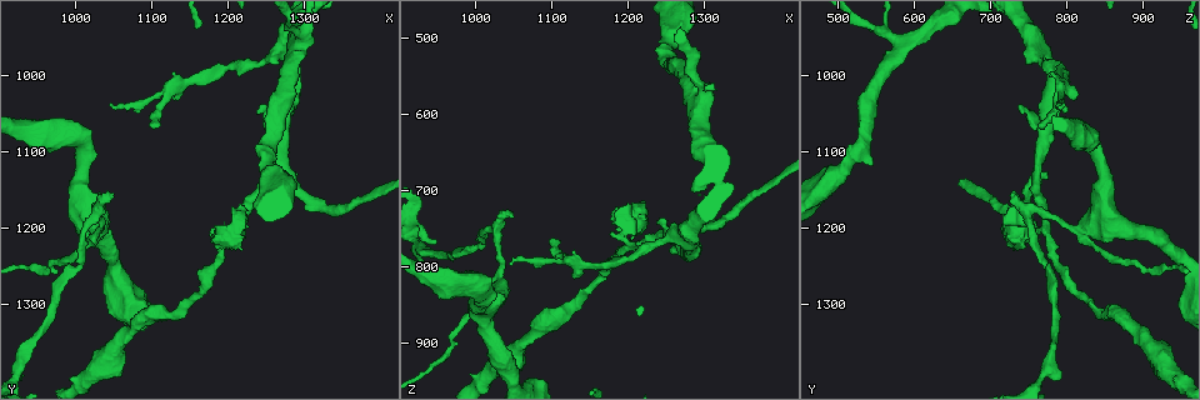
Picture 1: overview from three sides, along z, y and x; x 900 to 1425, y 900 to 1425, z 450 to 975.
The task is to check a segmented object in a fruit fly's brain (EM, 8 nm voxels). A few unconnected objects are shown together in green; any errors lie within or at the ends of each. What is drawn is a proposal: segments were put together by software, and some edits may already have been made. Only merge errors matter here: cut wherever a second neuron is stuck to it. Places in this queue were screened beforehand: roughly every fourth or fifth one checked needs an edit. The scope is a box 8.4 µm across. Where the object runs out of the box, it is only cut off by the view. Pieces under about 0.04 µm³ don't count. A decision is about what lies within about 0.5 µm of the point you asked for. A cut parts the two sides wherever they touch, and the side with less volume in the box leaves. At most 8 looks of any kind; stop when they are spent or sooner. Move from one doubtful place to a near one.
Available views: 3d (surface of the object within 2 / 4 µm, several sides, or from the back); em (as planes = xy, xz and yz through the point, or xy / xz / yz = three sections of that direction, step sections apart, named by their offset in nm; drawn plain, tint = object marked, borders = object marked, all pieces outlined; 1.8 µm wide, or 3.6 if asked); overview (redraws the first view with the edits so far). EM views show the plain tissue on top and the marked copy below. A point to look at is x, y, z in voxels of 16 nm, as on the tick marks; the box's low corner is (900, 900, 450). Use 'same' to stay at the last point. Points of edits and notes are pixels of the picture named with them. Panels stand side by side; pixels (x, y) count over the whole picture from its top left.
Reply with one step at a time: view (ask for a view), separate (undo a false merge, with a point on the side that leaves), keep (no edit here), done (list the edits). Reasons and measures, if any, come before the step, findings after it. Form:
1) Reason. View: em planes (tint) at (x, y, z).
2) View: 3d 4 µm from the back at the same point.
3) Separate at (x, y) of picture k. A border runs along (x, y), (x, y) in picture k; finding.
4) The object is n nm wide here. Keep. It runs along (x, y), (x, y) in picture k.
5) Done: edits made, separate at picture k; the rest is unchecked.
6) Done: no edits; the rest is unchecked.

Sharp bend. View: em planes (tint) at (1025, 1180, 750).

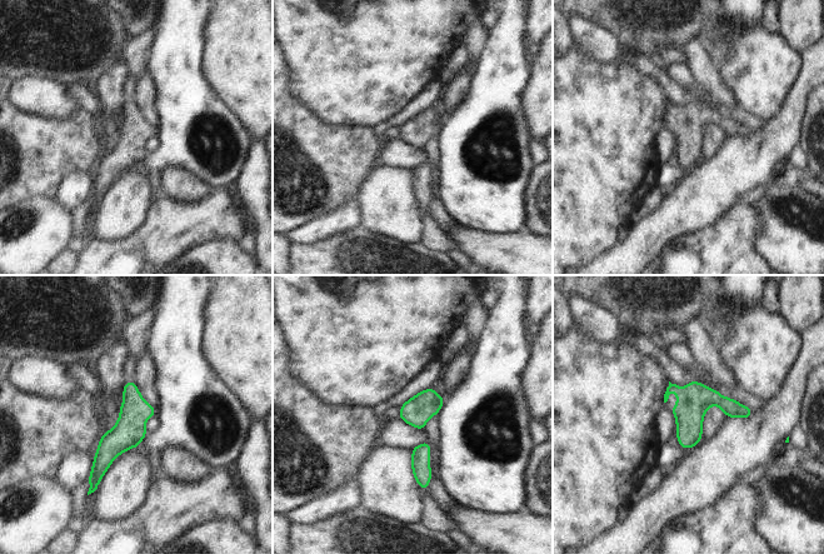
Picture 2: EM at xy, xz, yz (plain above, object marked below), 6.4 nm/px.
The object is 180 nm wide here. Keep. It runs along (131, 384), (130, 428), (94, 479) in picture 2; continuous, no second neuron.

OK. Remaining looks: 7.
Three arms meet. View: 3d 4 µm at (1205, 1205, 775).

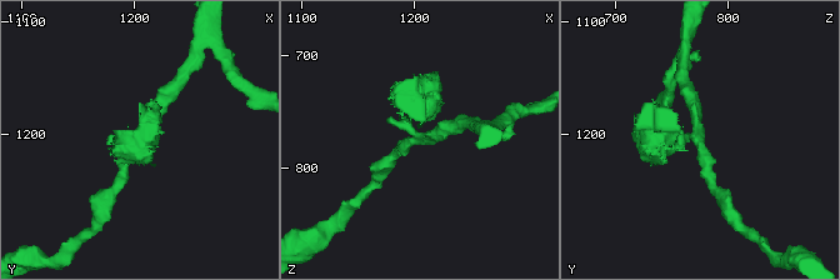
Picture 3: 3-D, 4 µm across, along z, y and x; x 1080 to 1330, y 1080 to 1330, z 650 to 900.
Need the tissue. View: em 3.6 µm planes (tint) at (1206, 1204, 772).

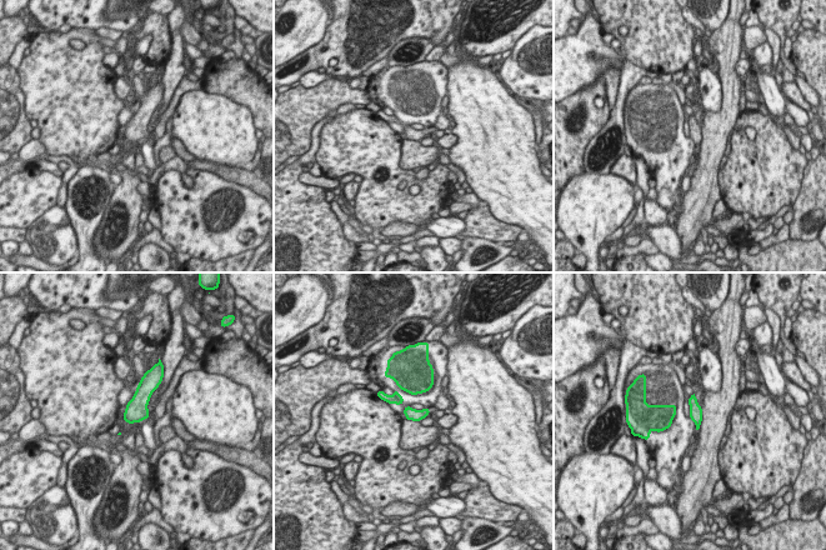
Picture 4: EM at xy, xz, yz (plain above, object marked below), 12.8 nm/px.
3 arms meet here. Separate at (396, 394) of picture 4. A border runs along (394, 394), (398, 403) in picture 4; a second neuron is stuck on.

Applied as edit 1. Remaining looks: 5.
View: overview.

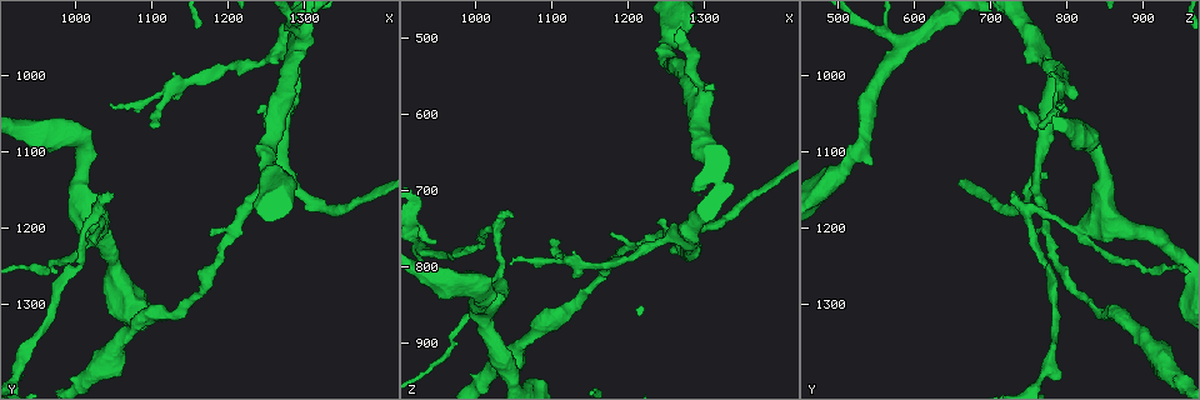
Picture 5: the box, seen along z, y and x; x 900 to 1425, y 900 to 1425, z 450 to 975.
Four arms meet. View: em planes (borders) at (1285, 960, 585).

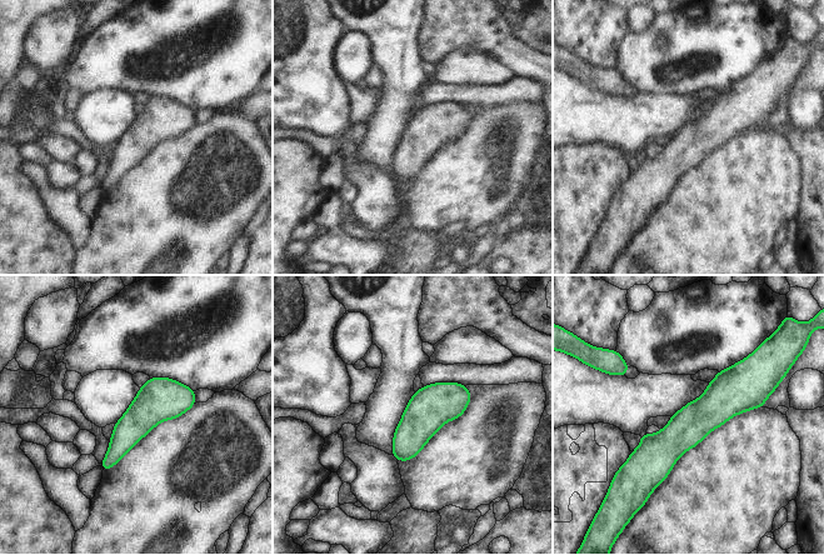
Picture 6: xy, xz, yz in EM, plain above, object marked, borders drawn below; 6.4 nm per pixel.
Keep. One neuron here.

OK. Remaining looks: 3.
Done: edits made, separate at picture 4; the rest is unchecked.

